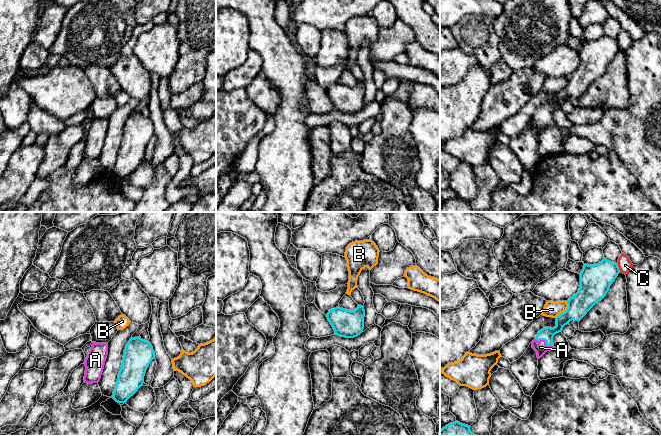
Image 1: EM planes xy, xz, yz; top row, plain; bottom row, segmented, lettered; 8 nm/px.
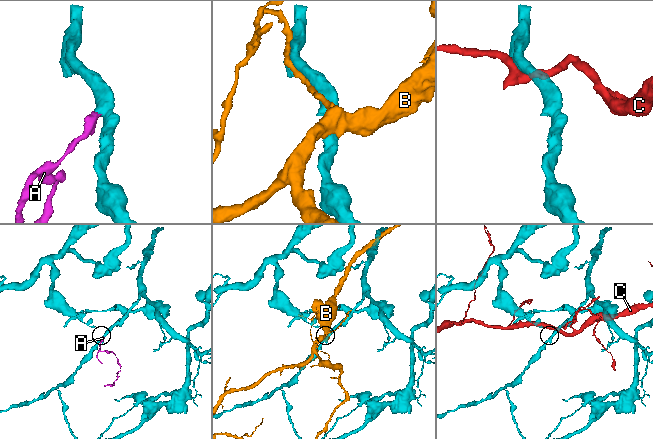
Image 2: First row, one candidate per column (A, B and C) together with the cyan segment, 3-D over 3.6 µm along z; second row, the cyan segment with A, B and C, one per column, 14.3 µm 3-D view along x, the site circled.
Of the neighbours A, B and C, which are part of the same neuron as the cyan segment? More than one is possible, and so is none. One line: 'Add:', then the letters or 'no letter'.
Add: A

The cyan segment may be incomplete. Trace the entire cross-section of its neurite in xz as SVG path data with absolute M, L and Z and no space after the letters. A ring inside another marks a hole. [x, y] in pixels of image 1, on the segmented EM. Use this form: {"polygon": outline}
{"polygon": "M358 305L353 311L336 307L329 310L326 317L338 336L354 338L363 332L364 306Z"}

